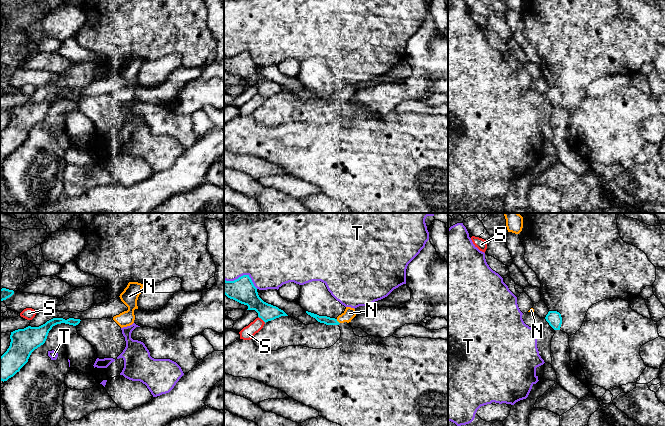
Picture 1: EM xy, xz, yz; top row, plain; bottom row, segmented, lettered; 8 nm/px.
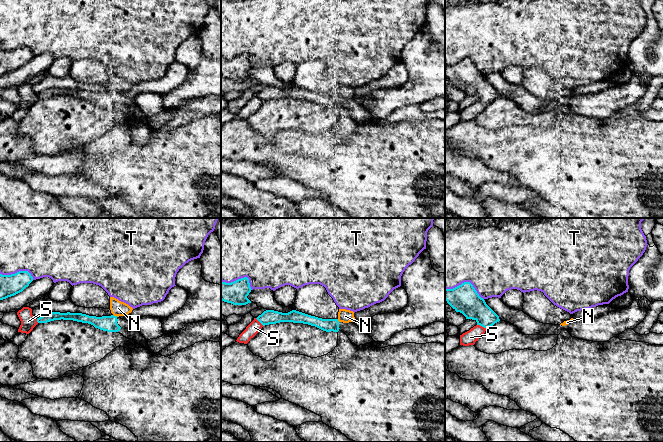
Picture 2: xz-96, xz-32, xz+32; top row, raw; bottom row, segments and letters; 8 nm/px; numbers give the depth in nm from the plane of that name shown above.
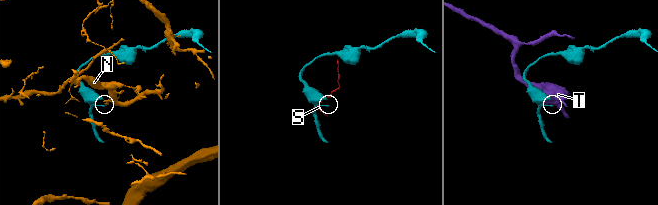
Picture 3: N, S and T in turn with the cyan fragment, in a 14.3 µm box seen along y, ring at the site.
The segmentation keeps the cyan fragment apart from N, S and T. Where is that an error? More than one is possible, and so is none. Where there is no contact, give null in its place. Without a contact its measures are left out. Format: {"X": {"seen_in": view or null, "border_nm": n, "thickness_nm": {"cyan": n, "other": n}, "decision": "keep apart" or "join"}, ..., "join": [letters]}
{"N": {"seen_in": "xz", "border_nm": 50, "thickness_nm": {"cyan": 70, "other": 90}, "decision": "join"}, "S": {"seen_in": "xz", "border_nm": 80, "thickness_nm": {"cyan": 180, "other": 110}, "decision": "keep apart"}, "T": {"seen_in": "xz", "border_nm": 280, "thickness_nm": {"cyan": 200, "other": 440}, "decision": "keep apart"}, "join": ["N"]}

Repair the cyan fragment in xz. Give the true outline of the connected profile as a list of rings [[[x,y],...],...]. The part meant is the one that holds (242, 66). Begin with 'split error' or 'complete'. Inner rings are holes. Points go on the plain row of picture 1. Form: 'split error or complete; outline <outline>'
complete; outline [[[243,51],[234,57],[224,56],[224,70],[230,75],[247,81],[247,86],[255,86],[265,99],[281,92],[288,92],[283,86],[264,78],[259,73],[249,51]]]

